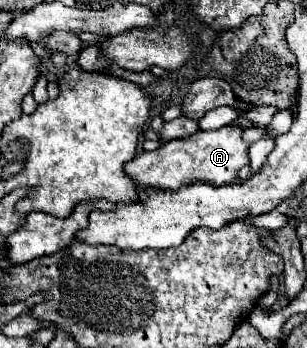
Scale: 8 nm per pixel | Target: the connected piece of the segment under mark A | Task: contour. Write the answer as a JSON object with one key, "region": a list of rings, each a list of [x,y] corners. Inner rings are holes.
{"region":[[[227,125],[217,131],[197,131],[189,137],[173,139],[161,145],[157,151],[143,151],[135,155],[125,165],[125,175],[133,179],[135,185],[141,187],[159,187],[159,189],[179,189],[191,183],[209,183],[209,185],[229,185],[237,179],[237,171],[243,165],[249,165],[247,149],[249,145],[241,139],[241,129]]]}

